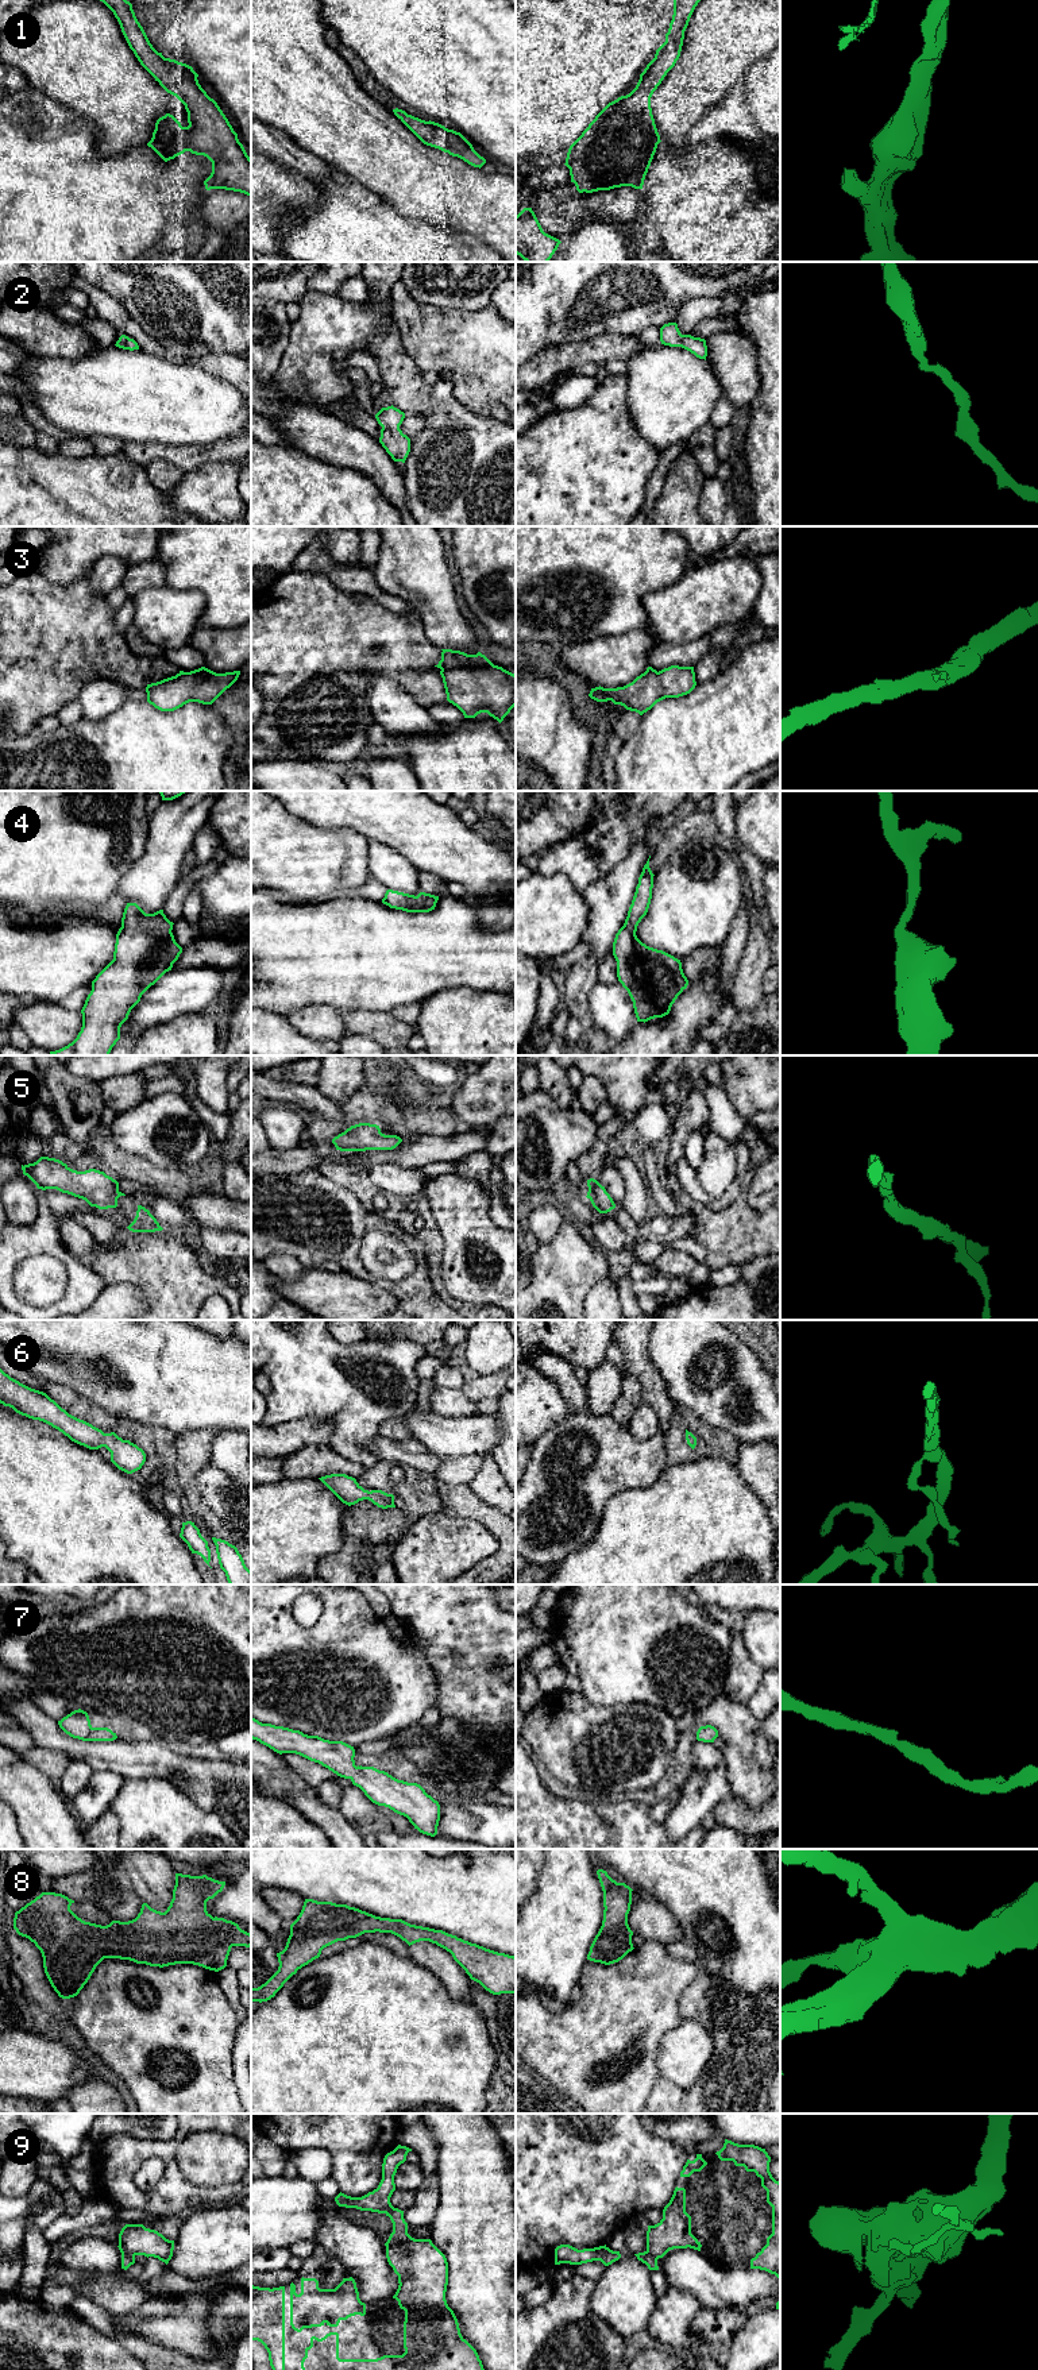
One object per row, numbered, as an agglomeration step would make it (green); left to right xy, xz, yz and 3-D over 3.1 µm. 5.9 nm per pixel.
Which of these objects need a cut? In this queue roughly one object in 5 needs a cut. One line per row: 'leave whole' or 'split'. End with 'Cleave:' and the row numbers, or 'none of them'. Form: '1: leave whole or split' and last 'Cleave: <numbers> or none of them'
1: leave whole
2: leave whole
3: leave whole
4: leave whole
5: leave whole
6: leave whole
7: leave whole
8: leave whole
9: split
Cleave: 9

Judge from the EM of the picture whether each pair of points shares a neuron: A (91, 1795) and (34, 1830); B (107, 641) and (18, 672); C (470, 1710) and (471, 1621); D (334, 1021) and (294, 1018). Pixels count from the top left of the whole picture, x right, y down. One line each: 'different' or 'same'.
A: different
B: same
C: same
D: same

